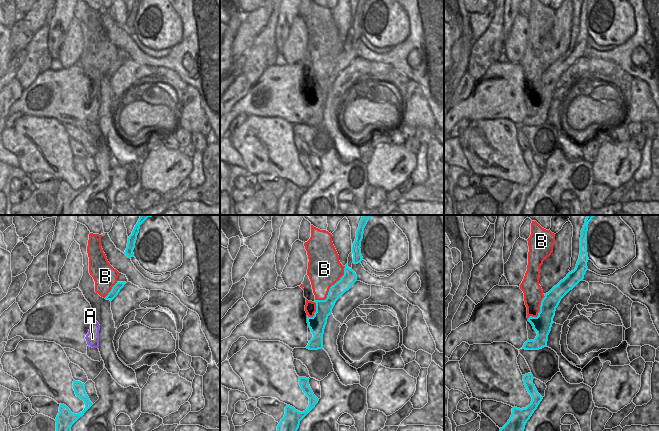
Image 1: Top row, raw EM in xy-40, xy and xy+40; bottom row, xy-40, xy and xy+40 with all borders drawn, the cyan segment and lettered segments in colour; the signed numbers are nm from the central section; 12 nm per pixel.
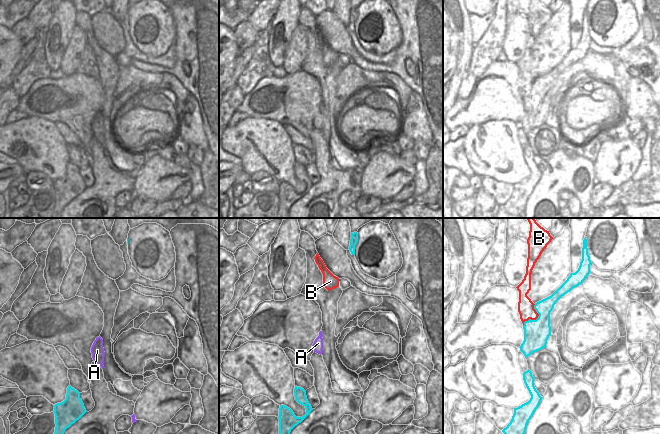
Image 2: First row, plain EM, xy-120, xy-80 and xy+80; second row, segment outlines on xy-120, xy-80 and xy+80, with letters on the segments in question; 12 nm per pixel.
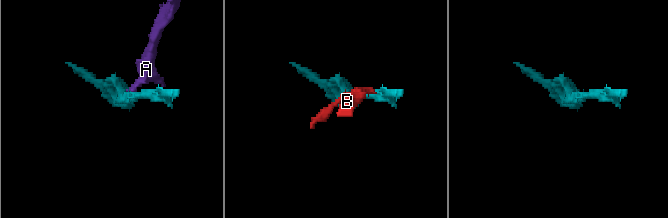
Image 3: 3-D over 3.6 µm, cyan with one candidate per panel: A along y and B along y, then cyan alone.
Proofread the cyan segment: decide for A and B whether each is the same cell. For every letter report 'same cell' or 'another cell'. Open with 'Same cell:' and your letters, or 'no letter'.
Same cell: no letter
A: another cell
B: another cell

